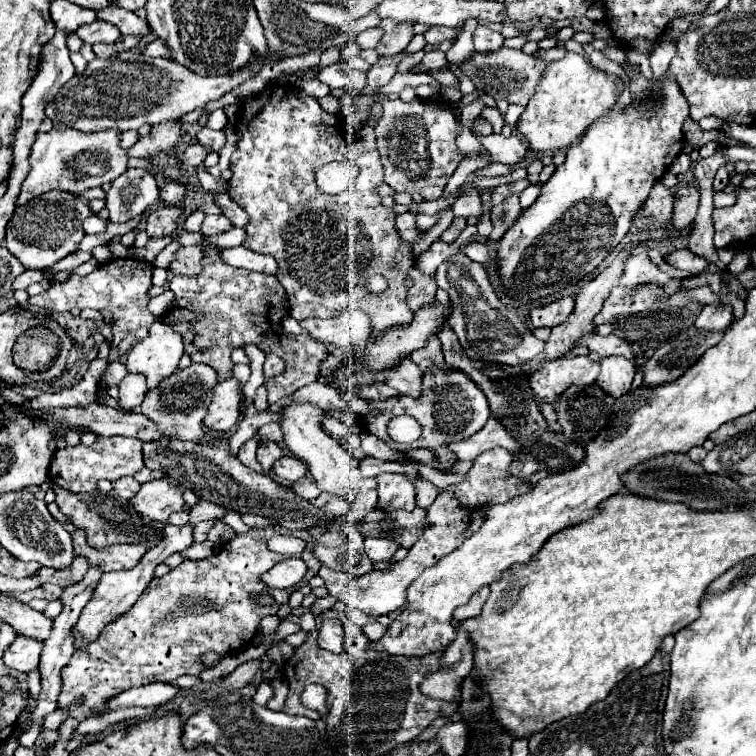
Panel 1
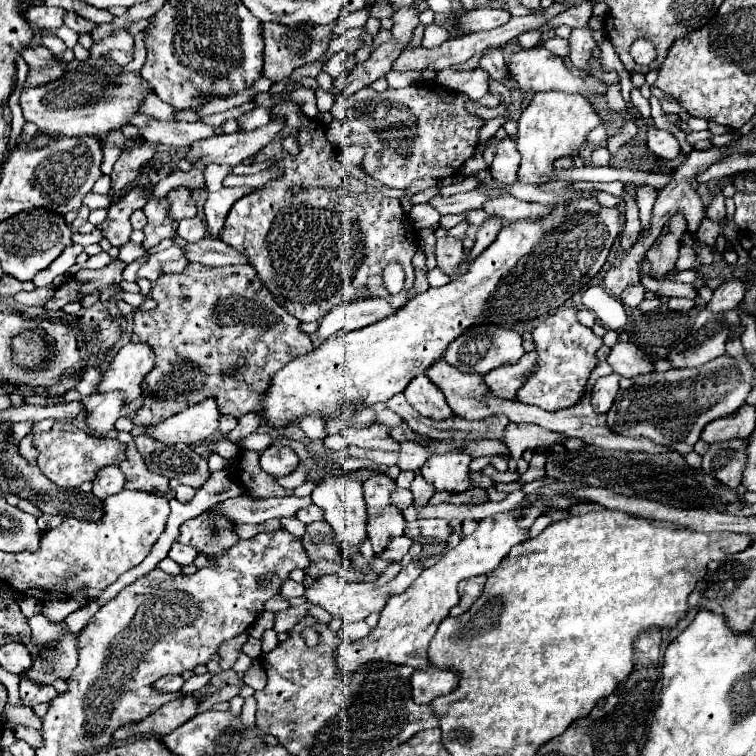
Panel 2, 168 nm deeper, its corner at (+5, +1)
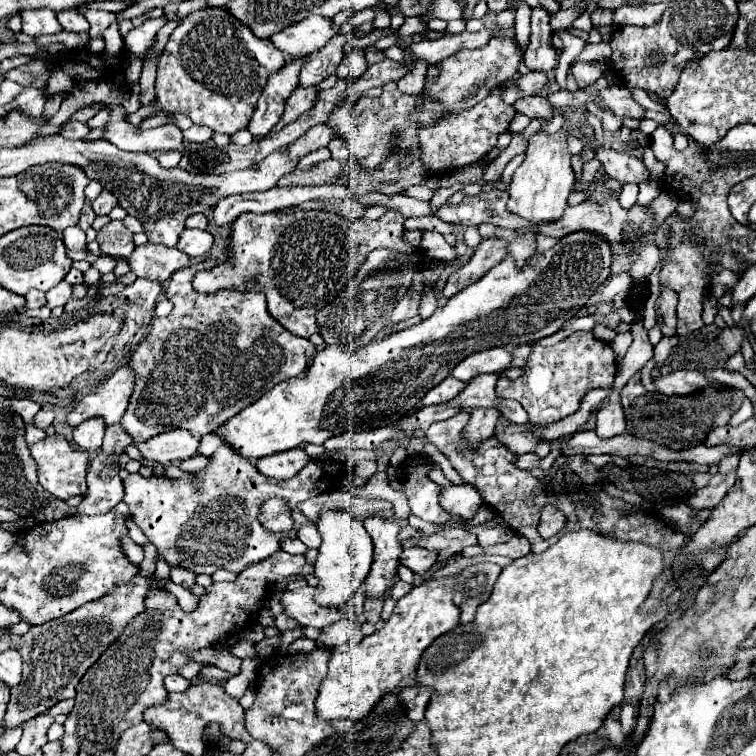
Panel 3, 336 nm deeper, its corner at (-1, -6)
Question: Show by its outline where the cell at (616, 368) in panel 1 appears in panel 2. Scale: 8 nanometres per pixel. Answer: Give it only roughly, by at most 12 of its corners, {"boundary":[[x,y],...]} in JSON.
{"boundary":[[612,374],[596,380],[592,404],[596,412],[610,410],[622,376]]}

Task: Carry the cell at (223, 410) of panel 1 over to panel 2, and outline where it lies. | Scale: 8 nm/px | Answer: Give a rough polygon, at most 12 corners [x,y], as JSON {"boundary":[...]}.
{"boundary":[[212,396],[156,424],[164,444],[198,444],[218,432]]}

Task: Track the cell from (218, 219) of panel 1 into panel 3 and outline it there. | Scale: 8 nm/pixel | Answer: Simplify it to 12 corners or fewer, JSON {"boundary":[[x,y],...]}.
{"boundary":[[184,229],[176,247],[190,257],[202,257],[212,247],[212,235]]}

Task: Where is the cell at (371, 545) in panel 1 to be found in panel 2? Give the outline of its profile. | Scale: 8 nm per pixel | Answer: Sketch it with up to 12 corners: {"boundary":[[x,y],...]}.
{"boundary":[[406,536],[390,540],[382,560],[400,560],[412,546]]}

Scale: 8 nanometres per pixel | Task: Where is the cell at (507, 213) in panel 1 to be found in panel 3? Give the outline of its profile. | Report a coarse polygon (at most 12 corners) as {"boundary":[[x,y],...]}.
{"boundary":[[484,239],[472,259],[452,271],[442,297],[482,279],[506,257],[506,241]]}

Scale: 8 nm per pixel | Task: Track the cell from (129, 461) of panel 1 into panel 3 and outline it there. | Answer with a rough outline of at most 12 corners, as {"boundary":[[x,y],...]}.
{"boundary":[[64,437],[34,443],[38,483],[58,499],[84,495],[88,453]]}

